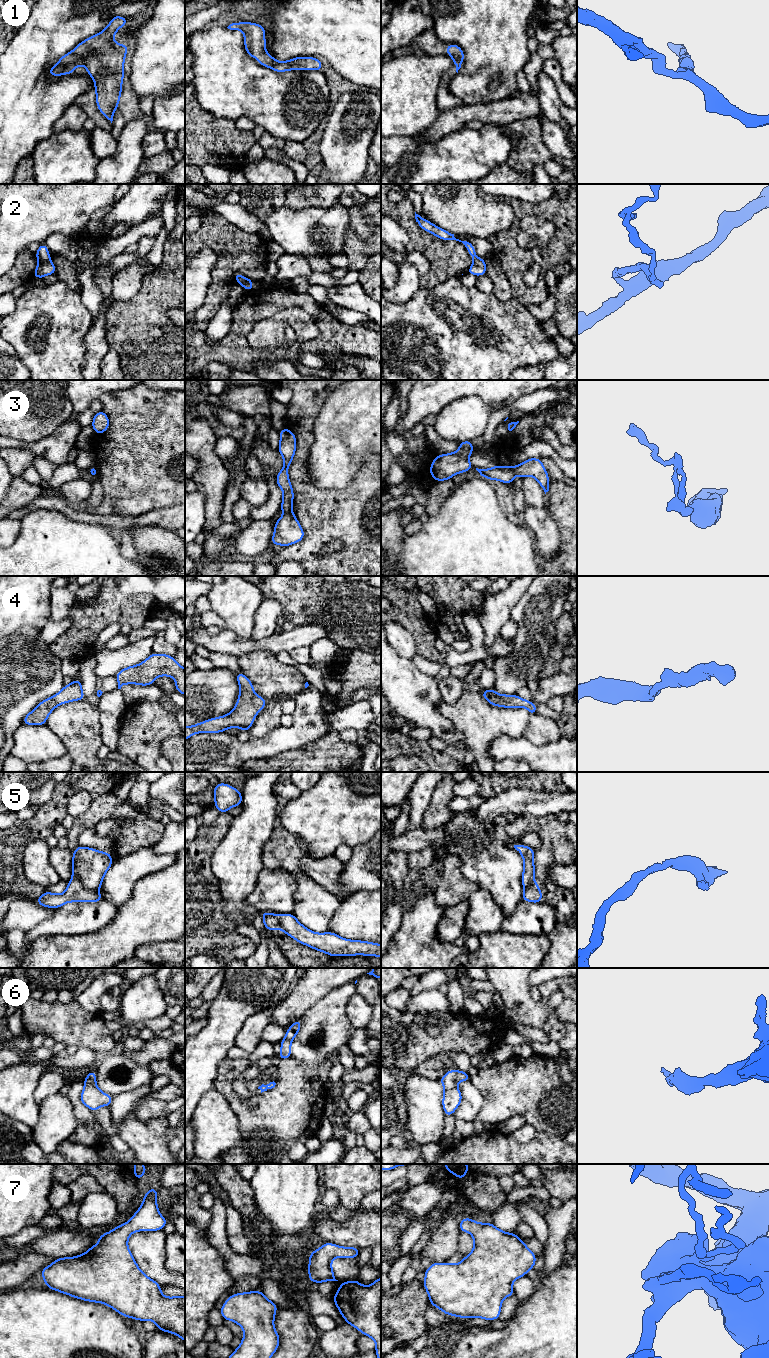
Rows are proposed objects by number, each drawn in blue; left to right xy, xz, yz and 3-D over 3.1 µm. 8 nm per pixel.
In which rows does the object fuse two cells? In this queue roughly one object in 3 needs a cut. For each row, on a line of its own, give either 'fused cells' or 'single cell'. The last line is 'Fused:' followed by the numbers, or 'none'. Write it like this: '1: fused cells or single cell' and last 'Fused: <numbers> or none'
1: fused cells
2: fused cells
3: fused cells
4: single cell
5: fused cells
6: single cell
7: single cell
Fused: 1, 2, 3, 5

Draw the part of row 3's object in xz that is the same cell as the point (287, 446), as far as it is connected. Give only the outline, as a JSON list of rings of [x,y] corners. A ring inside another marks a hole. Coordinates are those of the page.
[[[288,427],[280,430],[280,442],[278,452],[284,459],[282,470],[276,475],[276,482],[283,492],[283,500],[281,503],[281,511],[290,513],[293,510],[294,492],[289,481],[288,468],[295,455],[297,440],[295,434]]]

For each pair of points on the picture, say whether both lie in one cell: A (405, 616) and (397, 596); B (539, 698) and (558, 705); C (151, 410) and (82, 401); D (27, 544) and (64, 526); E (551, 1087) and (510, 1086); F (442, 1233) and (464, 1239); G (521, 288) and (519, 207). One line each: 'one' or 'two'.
A: one
B: two
C: two
D: one
E: one
F: two
G: one

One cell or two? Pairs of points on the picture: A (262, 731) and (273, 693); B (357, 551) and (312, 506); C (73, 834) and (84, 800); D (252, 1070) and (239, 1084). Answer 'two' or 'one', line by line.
A: one
B: one
C: two
D: one

